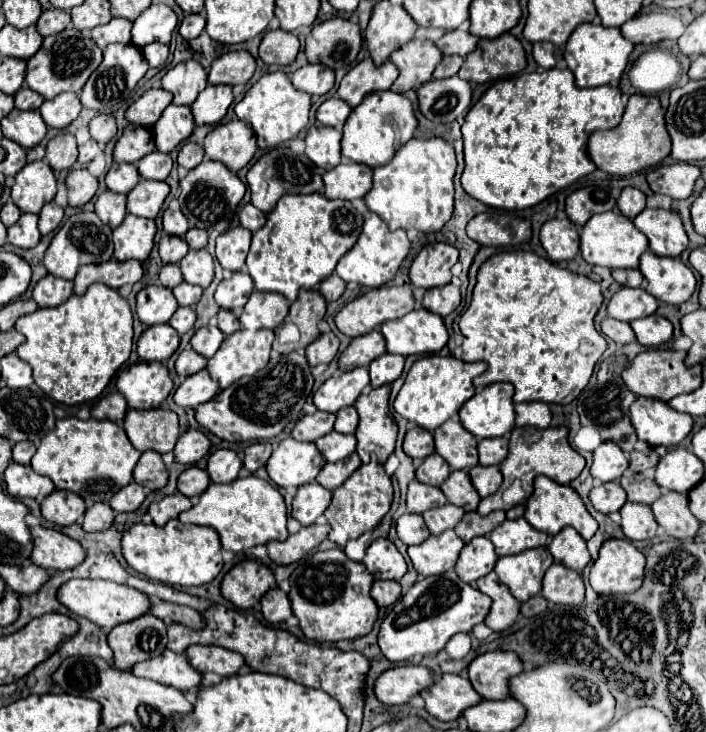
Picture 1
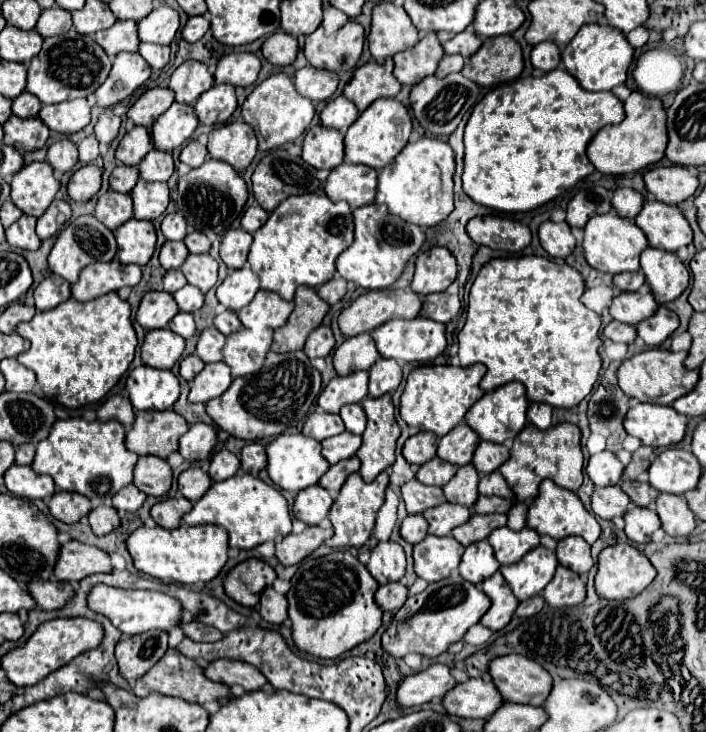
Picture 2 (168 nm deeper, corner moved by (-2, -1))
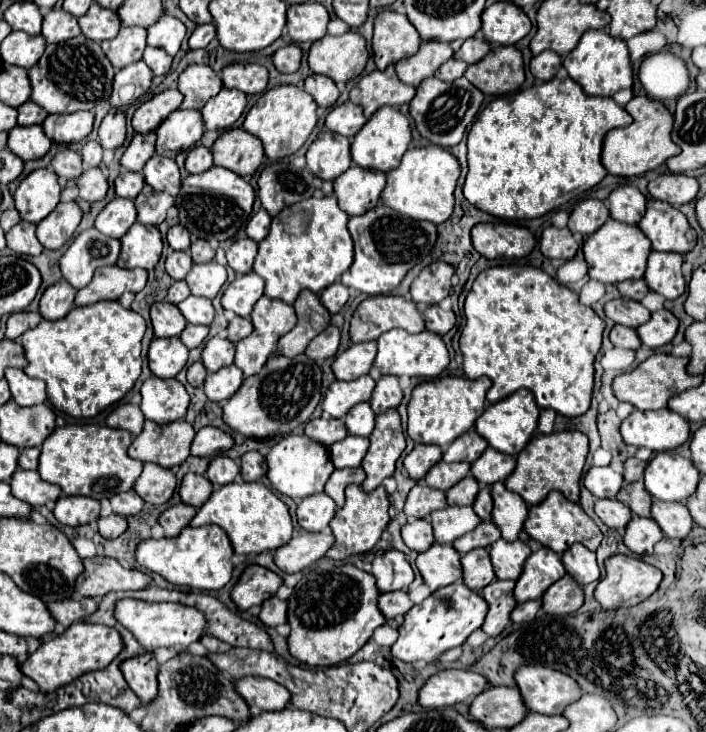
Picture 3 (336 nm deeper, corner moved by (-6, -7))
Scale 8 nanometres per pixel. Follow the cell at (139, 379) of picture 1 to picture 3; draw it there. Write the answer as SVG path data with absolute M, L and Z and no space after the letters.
M150 377L144 381L140 393L142 393L140 409L146 419L158 425L184 419L190 397L180 381Z

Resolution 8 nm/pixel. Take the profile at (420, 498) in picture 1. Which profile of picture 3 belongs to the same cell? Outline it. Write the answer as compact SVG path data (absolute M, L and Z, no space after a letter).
M416 483L412 487L412 491L408 493L408 499L406 499L406 505L404 505L404 513L406 513L408 521L428 519L432 511L442 509L446 505L448 503L446 503L444 491Z

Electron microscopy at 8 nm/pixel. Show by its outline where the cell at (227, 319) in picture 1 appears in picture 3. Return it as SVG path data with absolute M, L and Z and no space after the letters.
M234 317L230 323L228 323L228 339L232 341L232 343L236 343L236 341L240 341L242 337L248 337L250 333L252 333L252 323L250 323L250 319L246 319L246 317Z

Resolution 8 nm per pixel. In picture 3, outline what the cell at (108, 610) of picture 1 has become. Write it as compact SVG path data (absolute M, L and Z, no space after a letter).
M122 599L116 603L114 615L128 631L132 631L132 635L148 651L154 651L158 647L172 647L178 653L184 653L188 645L196 643L206 633L204 613L198 611L196 607L188 607L180 603L146 603L136 599Z

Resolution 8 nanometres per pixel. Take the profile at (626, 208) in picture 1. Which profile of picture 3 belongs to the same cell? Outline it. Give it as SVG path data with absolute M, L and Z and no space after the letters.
M622 185L616 187L610 197L608 197L610 205L610 217L620 221L620 223L628 223L628 225L638 225L638 221L642 219L644 211L646 211L646 197L630 185Z

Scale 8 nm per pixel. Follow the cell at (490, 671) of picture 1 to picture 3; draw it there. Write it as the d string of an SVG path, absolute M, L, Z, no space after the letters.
M542 665L520 667L516 683L526 707L542 715L562 715L582 695L580 685L570 675Z

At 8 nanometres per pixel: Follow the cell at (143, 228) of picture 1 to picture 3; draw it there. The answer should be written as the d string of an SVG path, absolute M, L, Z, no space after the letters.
M134 223L120 241L122 241L122 251L116 265L122 269L142 267L146 271L152 271L162 257L164 243L158 227L154 225Z

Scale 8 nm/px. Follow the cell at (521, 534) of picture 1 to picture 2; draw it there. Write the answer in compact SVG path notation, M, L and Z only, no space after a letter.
M500 527L500 529L494 529L490 533L488 543L492 545L498 563L510 565L510 563L520 561L520 557L524 553L538 547L540 535L534 529L528 529L528 527L524 527L520 531L512 531L510 527Z

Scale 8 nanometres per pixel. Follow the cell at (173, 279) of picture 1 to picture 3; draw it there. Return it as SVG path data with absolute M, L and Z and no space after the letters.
M174 281L172 287L168 289L168 295L166 295L166 301L170 301L172 305L178 305L180 301L184 301L186 297L190 295L190 289L184 281Z

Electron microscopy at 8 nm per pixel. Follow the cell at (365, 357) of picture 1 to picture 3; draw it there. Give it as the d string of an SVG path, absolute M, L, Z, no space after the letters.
M358 343L348 347L342 355L336 355L332 363L332 371L340 381L352 381L372 369L376 355L376 343Z

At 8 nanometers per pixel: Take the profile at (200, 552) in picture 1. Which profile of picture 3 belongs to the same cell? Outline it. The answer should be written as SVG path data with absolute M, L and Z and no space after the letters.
M204 525L198 529L186 527L178 537L146 539L136 549L138 565L162 575L174 585L188 585L204 591L218 591L232 579L232 555L230 539L218 525Z

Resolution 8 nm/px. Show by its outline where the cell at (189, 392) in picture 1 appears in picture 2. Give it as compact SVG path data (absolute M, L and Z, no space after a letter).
M208 363L192 381L190 381L190 403L206 403L220 397L232 383L230 367L226 363Z

